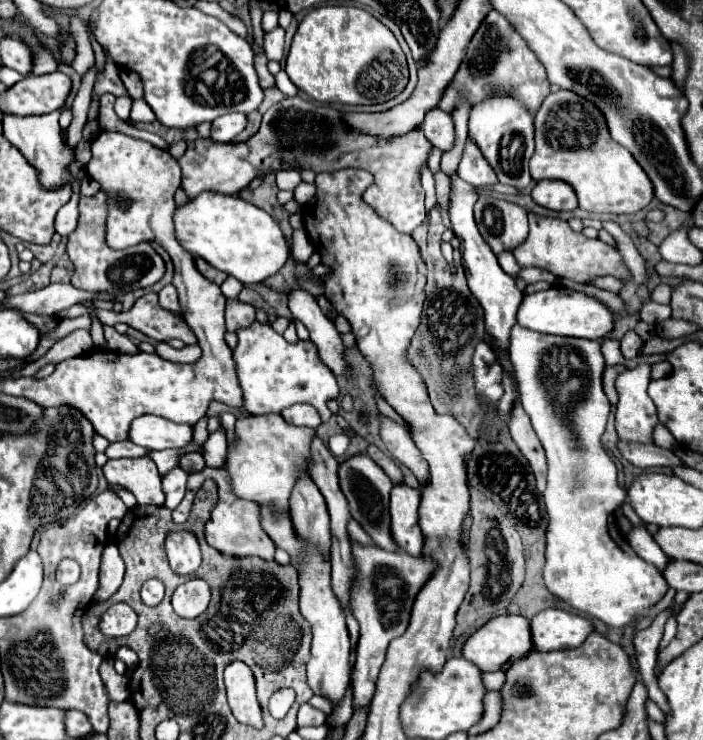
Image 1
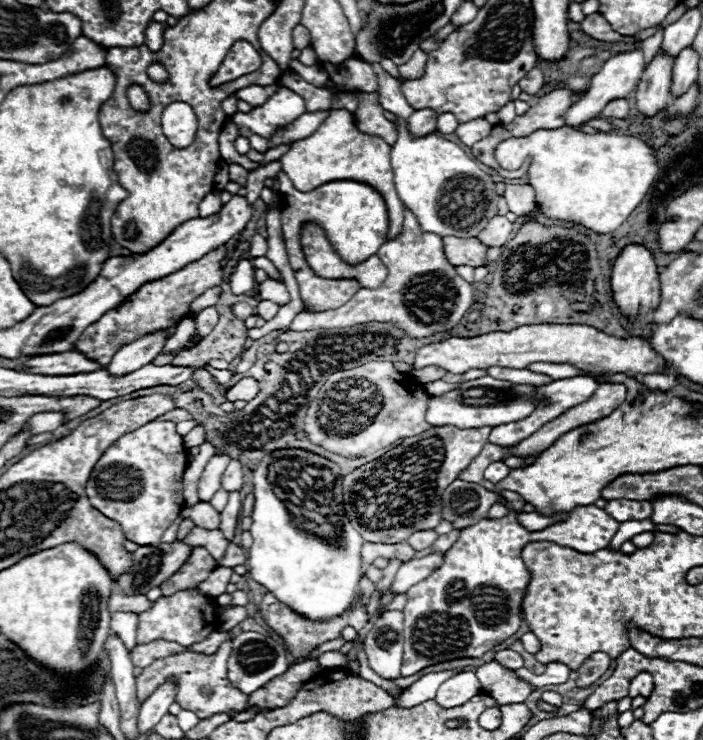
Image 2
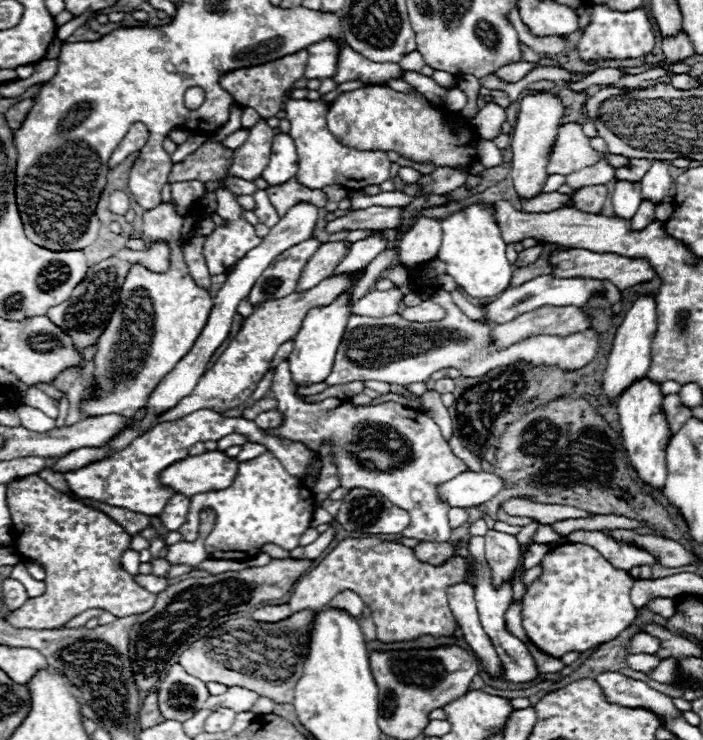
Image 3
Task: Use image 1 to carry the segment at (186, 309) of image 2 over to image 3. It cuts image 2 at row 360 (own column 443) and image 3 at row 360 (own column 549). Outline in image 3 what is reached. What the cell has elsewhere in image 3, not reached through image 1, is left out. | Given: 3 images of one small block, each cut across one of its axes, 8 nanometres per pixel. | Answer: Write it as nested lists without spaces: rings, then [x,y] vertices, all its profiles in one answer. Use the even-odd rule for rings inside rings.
[[[82,358],[80,364],[62,370],[62,372],[58,374],[58,378],[54,380],[54,384],[52,384],[54,388],[64,392],[64,394],[68,396],[70,407],[65,423],[67,426],[71,426],[82,419],[80,412],[80,394],[84,390],[82,384],[84,384],[86,380],[90,380],[92,374],[94,374],[94,360]]]

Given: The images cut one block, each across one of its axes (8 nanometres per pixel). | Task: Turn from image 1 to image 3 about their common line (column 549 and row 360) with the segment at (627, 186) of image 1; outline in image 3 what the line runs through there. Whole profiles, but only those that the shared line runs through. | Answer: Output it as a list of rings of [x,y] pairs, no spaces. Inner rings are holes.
[[[162,202],[160,206],[156,206],[154,210],[144,212],[144,228],[142,228],[142,242],[146,244],[146,250],[152,248],[154,242],[168,242],[170,246],[170,268],[164,274],[158,272],[150,272],[146,266],[142,264],[134,264],[124,280],[122,292],[120,292],[120,304],[106,328],[106,332],[102,334],[100,342],[98,342],[98,350],[96,350],[96,372],[92,376],[92,380],[98,382],[98,390],[100,396],[96,400],[88,400],[82,402],[84,414],[86,416],[100,416],[100,414],[122,414],[122,416],[134,416],[136,410],[146,406],[146,400],[150,398],[150,394],[154,392],[154,388],[158,386],[158,382],[174,370],[174,366],[178,364],[178,360],[182,356],[186,356],[190,352],[190,348],[194,346],[196,338],[200,336],[208,314],[212,310],[212,298],[208,294],[206,288],[200,288],[192,276],[188,274],[188,266],[184,262],[184,248],[180,242],[182,236],[182,224],[186,220],[188,214],[178,214],[176,206],[172,202]]]

